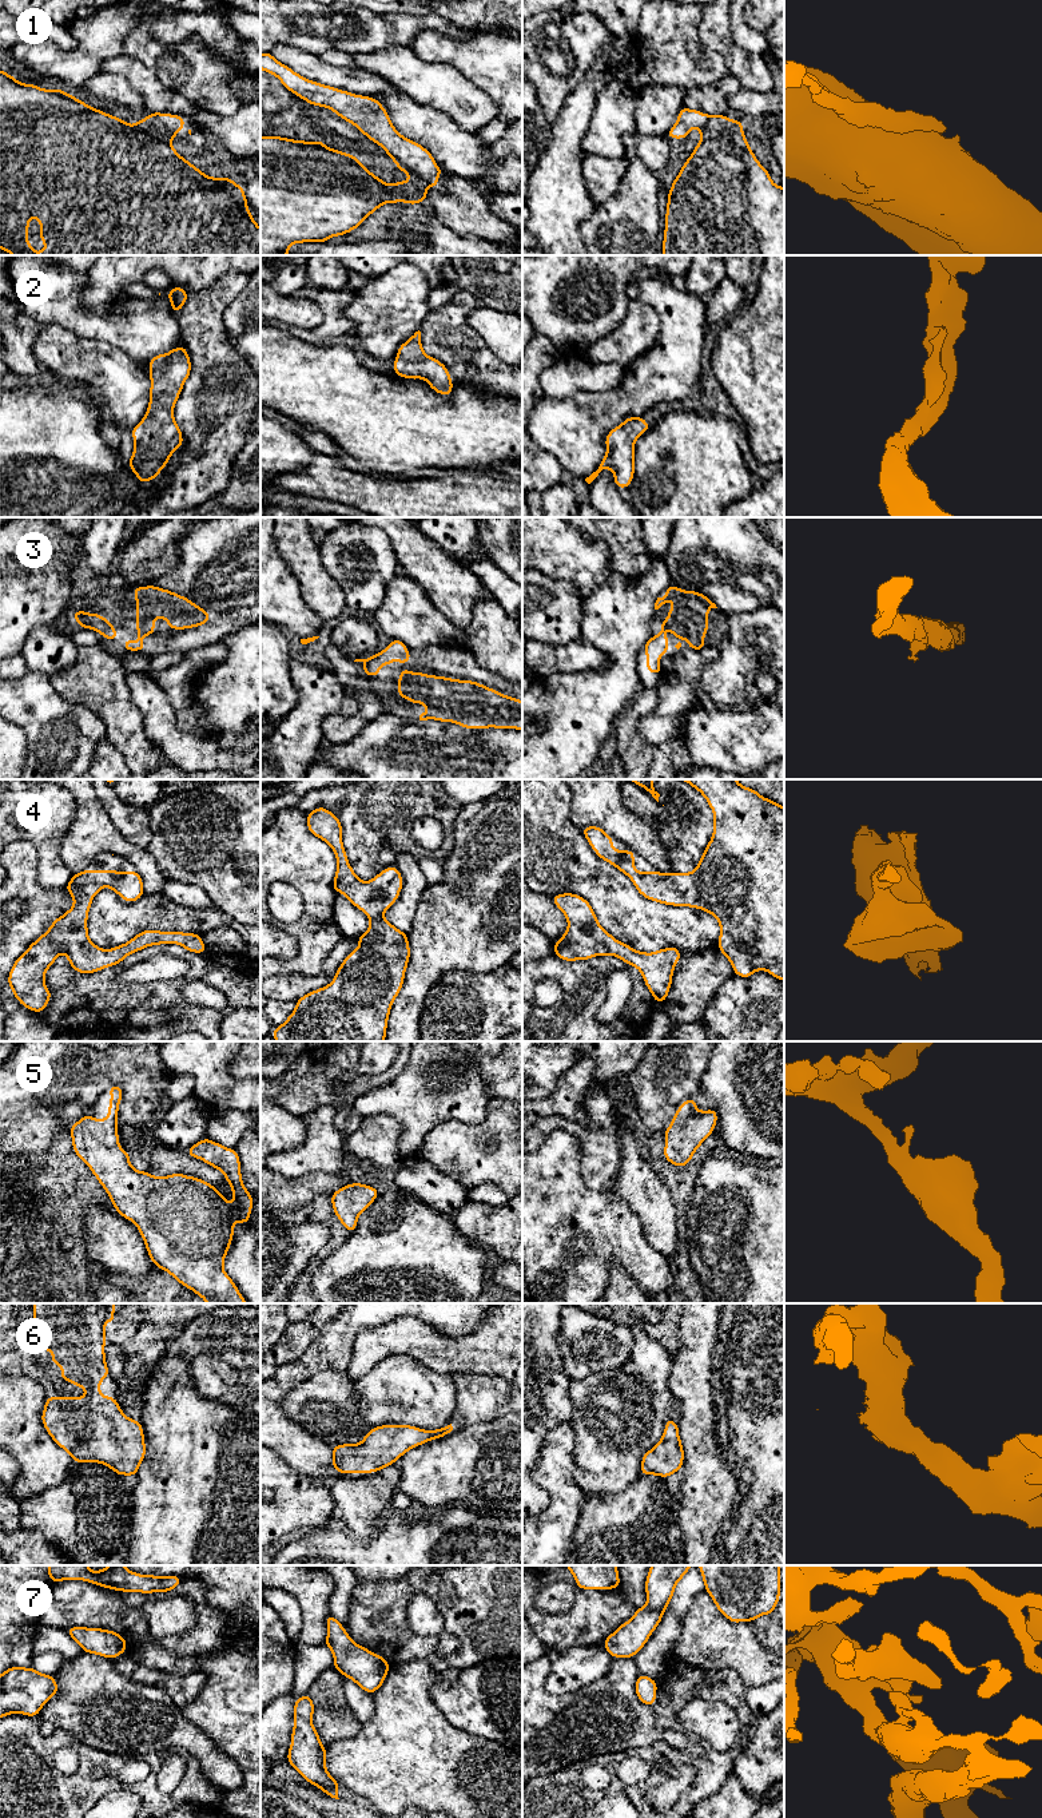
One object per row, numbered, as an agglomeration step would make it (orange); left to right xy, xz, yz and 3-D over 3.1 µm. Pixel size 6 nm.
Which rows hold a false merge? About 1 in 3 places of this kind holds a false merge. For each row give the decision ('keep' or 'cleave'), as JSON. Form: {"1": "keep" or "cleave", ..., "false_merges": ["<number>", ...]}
{"1": "keep", "2": "keep", "3": "keep", "4": "keep", "5": "keep", "6": "keep", "7": "keep", "false_merges": []}

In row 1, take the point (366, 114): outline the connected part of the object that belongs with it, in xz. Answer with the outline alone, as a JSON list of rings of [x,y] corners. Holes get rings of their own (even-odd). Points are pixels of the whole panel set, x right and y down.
[[[270,52],[260,53],[260,70],[277,76],[285,88],[309,104],[329,108],[354,124],[386,151],[402,174],[409,174],[407,183],[401,179],[386,184],[362,166],[357,156],[329,148],[322,140],[306,142],[260,135],[260,255],[287,255],[294,243],[323,243],[331,237],[339,237],[359,227],[385,203],[422,203],[426,199],[427,187],[438,187],[442,170],[433,155],[419,143],[402,136],[375,98],[309,80],[278,61]]]

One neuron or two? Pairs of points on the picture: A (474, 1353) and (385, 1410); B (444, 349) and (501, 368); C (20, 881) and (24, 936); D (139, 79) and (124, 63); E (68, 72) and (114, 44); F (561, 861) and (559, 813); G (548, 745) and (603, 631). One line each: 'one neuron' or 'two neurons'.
A: two neurons
B: one neuron
C: one neuron
D: one neuron
E: one neuron
F: one neuron
G: one neuron

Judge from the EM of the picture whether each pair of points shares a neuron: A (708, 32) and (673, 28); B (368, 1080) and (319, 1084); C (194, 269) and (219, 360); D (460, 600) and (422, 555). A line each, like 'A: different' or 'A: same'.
A: different
B: same
C: different
D: same

